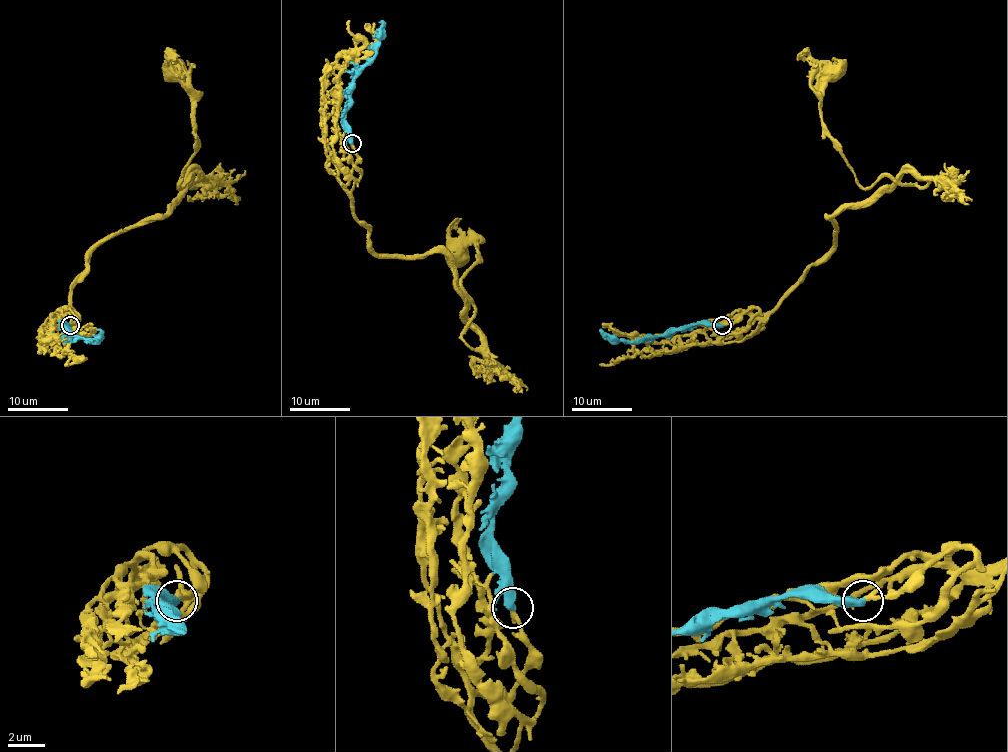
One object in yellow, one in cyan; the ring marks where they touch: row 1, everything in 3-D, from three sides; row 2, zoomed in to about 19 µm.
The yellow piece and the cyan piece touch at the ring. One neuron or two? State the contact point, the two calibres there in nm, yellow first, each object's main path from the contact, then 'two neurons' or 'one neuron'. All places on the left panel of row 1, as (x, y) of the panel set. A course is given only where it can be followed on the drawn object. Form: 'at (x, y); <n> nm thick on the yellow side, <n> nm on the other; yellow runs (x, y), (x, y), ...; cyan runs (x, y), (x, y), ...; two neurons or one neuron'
at (70, 325); 320 nm thick on the yellow side, 440 nm on the other; yellow runs (69, 325), (86, 256), (200, 175), (179, 186), (195, 151), (179, 55); cyan runs (69, 325), (63, 324), (74, 336), (93, 340), (101, 333), (96, 330); two neurons

